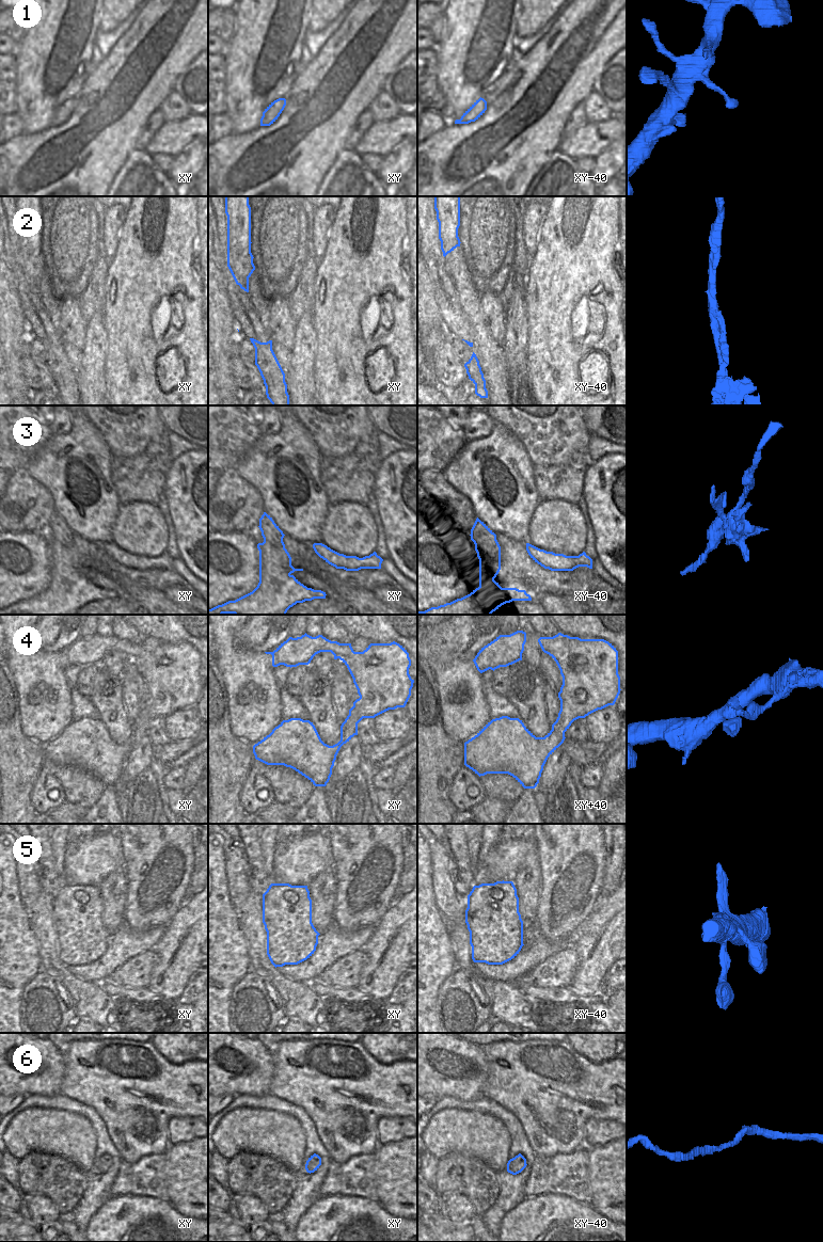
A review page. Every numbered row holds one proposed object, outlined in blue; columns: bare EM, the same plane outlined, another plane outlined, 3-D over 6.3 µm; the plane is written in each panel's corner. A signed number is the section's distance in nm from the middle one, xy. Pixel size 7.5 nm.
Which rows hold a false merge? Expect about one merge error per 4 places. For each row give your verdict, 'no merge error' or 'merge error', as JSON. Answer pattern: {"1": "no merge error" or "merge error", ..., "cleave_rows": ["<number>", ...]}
{"1": "no merge error", "2": "merge error", "3": "merge error", "4": "no merge error", "5": "no merge error", "6": "no merge error", "cleave_rows": ["2", "3"]}

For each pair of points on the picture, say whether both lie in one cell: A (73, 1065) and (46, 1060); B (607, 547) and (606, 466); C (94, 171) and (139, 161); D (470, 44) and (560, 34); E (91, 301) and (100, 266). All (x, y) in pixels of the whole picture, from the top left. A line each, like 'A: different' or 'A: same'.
A: different
B: same
C: different
D: different
E: same

